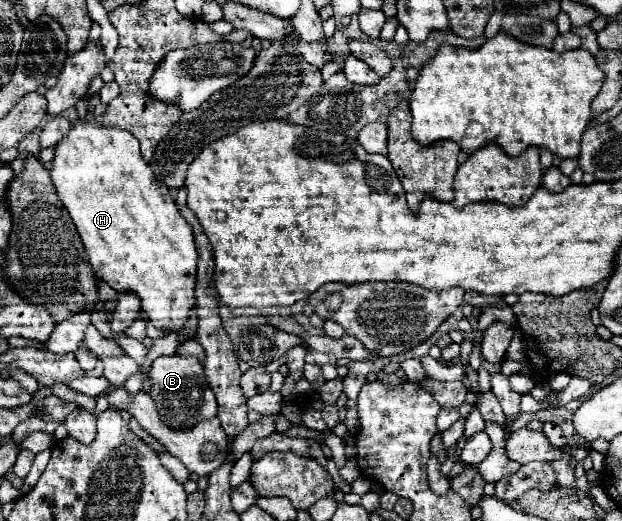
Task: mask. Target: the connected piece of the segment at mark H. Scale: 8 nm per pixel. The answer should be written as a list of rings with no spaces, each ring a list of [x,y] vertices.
[[[79,120],[57,144],[51,178],[59,200],[75,222],[95,276],[105,280],[119,294],[135,294],[141,300],[145,318],[151,320],[157,330],[179,332],[195,308],[197,250],[191,226],[179,214],[165,184],[157,182],[153,170],[143,160],[137,138],[119,128],[105,128],[97,122]]]

